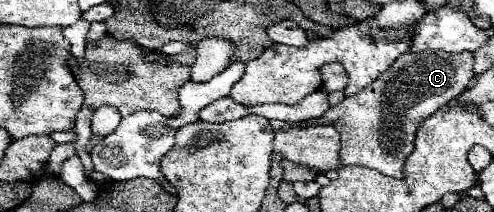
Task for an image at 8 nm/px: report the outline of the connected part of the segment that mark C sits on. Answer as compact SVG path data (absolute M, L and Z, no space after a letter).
M405 53L369 87L331 107L309 125L333 125L341 135L341 165L375 169L389 177L403 177L405 159L413 151L415 131L433 111L461 95L473 79L473 53Z

